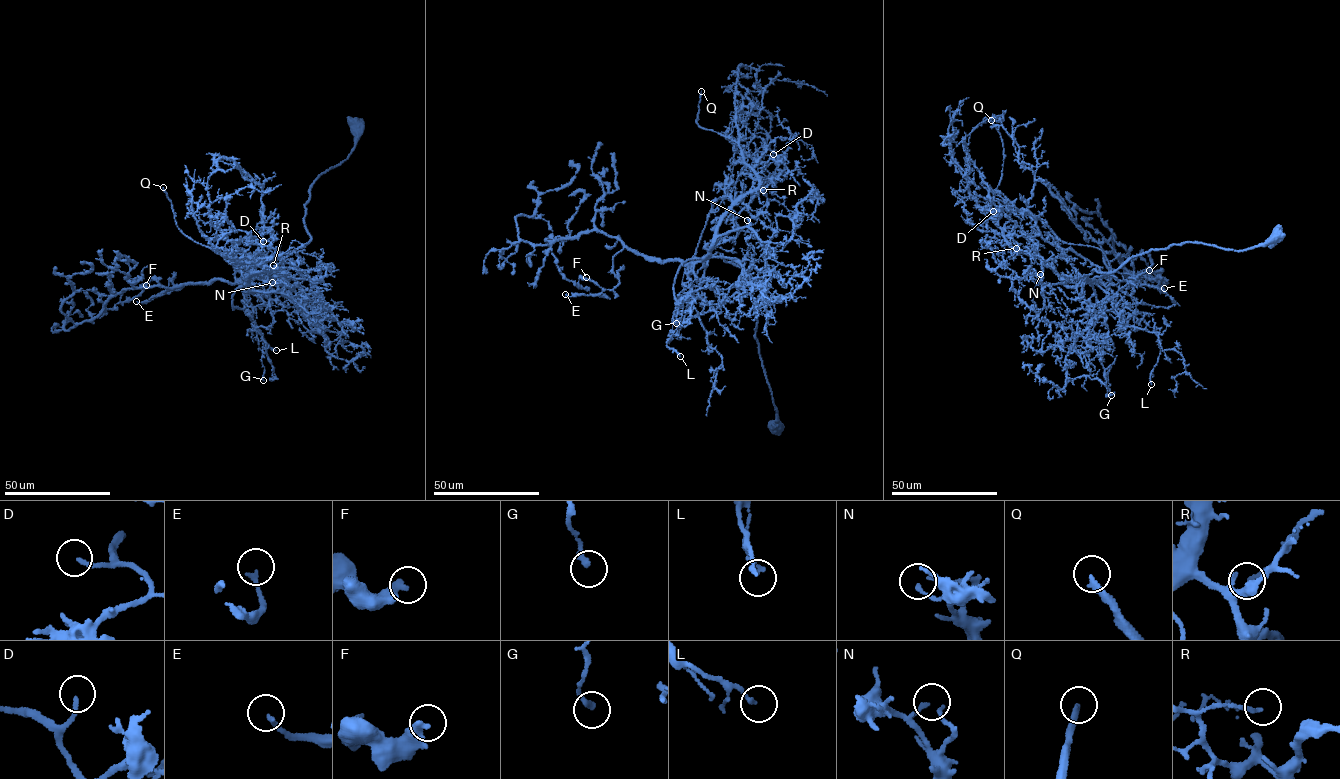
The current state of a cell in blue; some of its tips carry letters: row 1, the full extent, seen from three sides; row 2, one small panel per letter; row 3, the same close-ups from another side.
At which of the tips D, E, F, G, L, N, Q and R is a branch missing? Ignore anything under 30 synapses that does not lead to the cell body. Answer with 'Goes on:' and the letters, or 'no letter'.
Goes on: D, Q

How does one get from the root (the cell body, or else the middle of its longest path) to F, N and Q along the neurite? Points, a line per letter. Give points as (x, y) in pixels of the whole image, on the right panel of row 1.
F: (1277, 235), (1239, 250), (1173, 244), (1087, 276), (1109, 275), (1108, 251), (1134, 276), (1160, 274), (1149, 270)
N: (1277, 235), (1240, 250), (1187, 242), (1150, 249), (1115, 271), (1096, 268), (1072, 286), (1042, 284), (1040, 274)
Q: (1277, 235), (1240, 250), (1150, 249), (1068, 286), (994, 223), (1003, 148), (991, 120)

